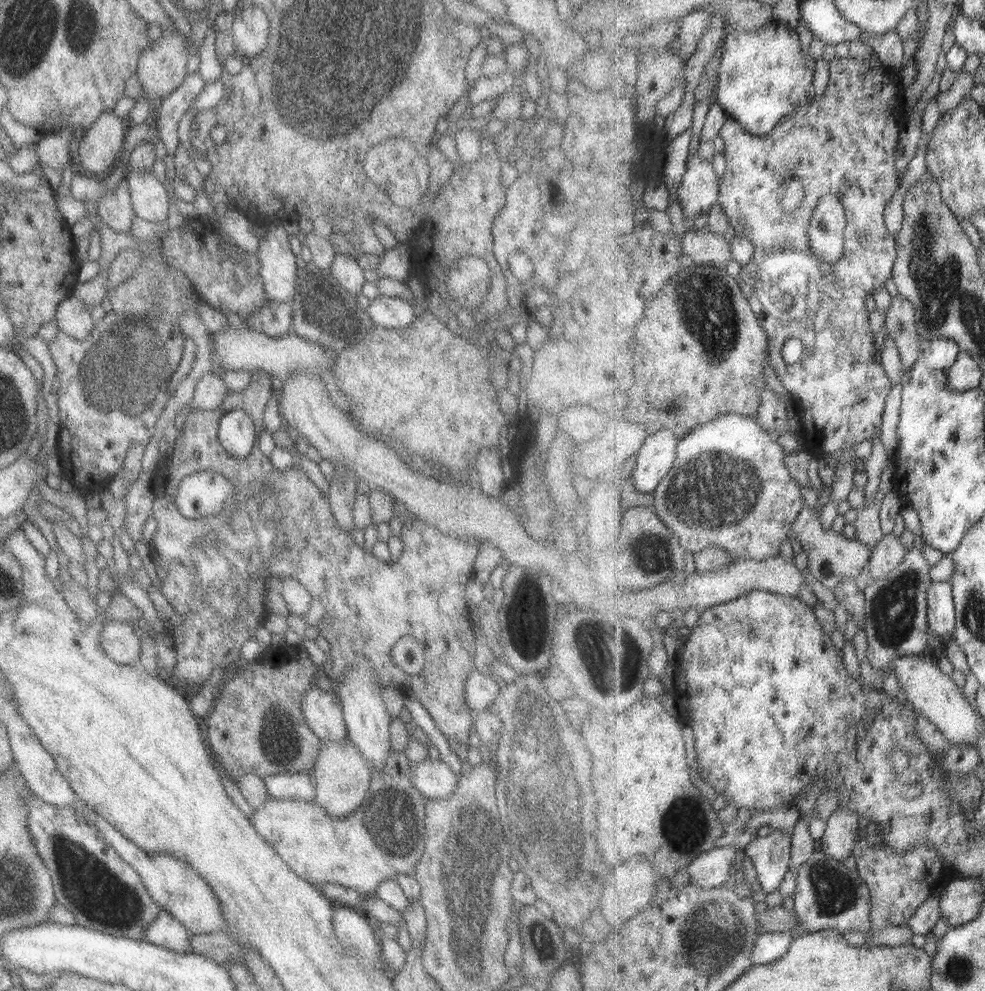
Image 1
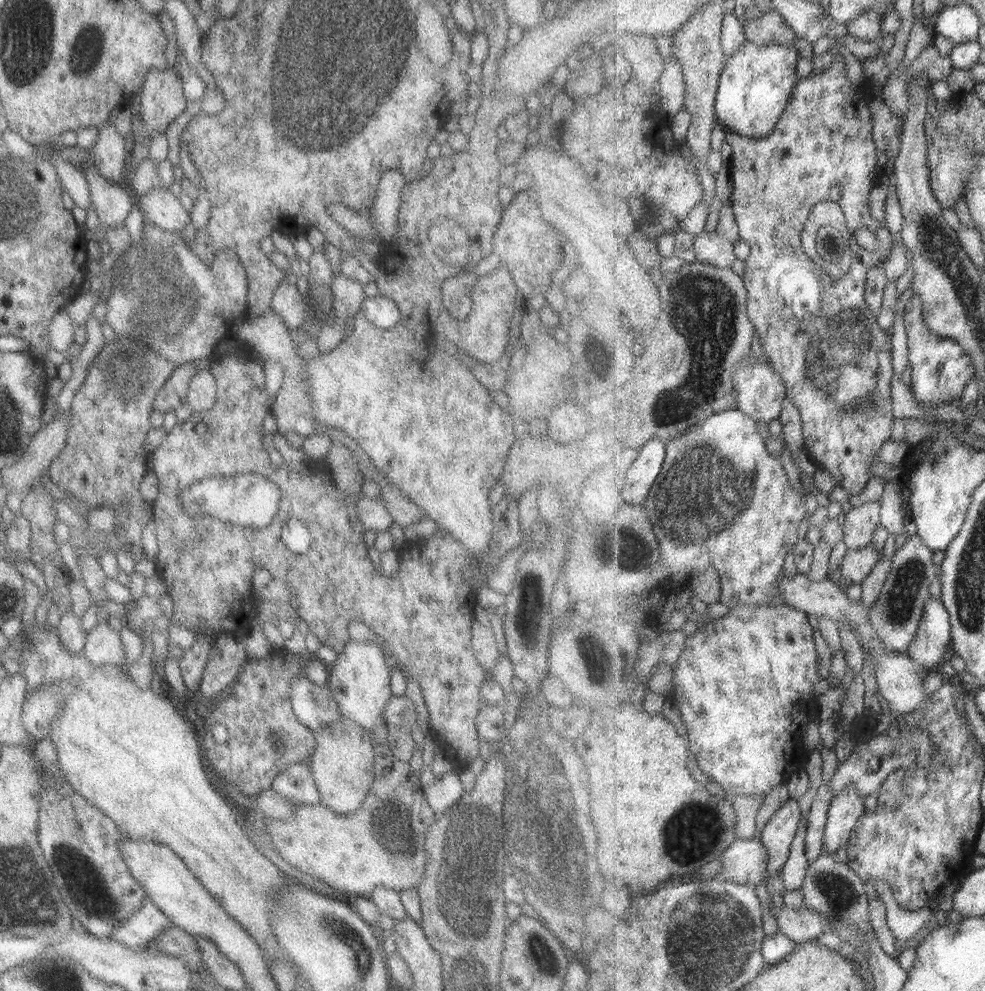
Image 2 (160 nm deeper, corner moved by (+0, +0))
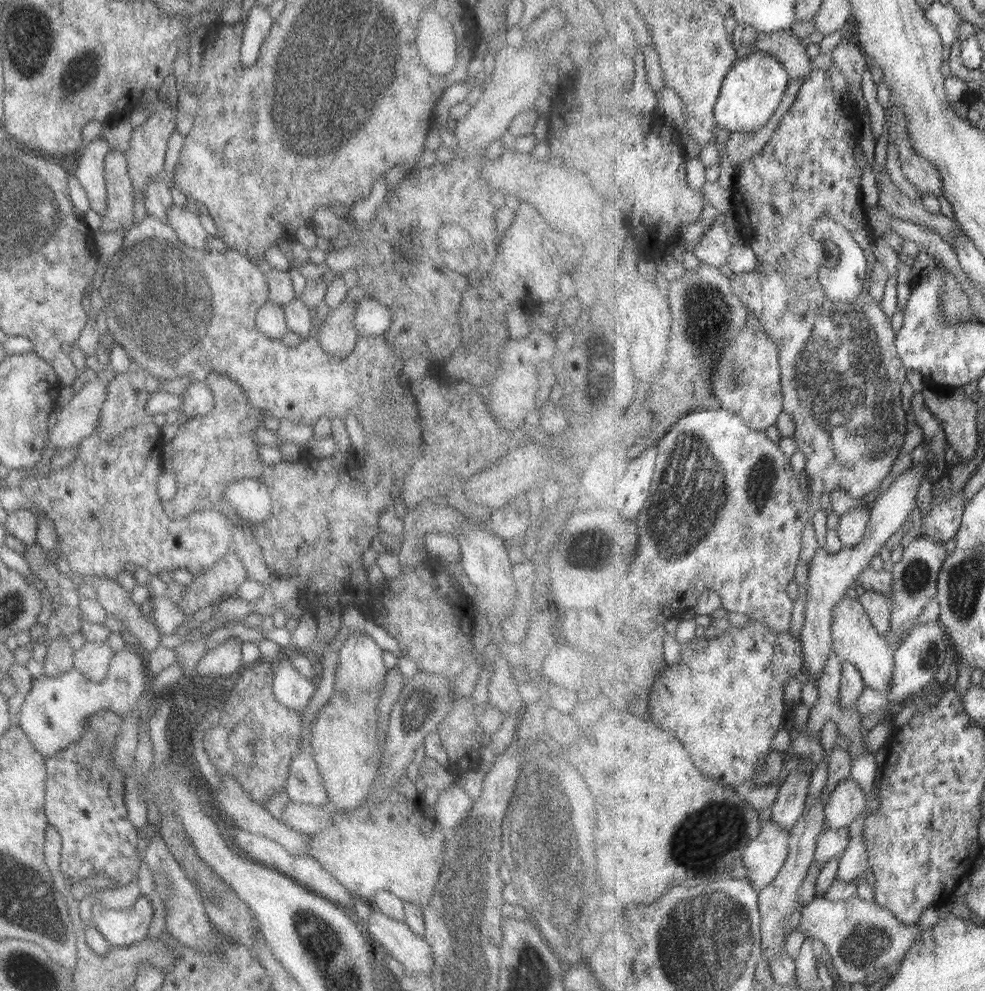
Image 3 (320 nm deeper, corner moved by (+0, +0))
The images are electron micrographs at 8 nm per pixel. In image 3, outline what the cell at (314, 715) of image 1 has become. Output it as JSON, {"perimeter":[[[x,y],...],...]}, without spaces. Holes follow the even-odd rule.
{"perimeter":[[[288,655],[273,668],[270,682],[270,693],[274,700],[303,718],[305,707],[315,692],[315,682],[301,676],[291,666]]]}

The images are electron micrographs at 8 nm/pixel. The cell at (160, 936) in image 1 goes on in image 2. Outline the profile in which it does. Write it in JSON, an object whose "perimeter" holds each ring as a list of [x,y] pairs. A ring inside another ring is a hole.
{"perimeter":[[[143,899],[140,909],[119,923],[109,939],[129,949],[142,949],[157,940],[169,925],[165,915],[149,899]]]}

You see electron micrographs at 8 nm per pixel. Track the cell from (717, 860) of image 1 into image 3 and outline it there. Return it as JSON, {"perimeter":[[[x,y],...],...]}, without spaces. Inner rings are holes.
{"perimeter":[[[770,818],[760,835],[742,852],[749,879],[761,891],[772,884],[788,859],[788,841],[792,831],[785,830]]]}

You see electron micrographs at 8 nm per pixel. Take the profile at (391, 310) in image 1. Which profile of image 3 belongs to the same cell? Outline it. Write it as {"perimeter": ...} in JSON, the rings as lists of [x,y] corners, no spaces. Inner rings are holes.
{"perimeter":[[[360,298],[355,303],[351,325],[356,336],[382,335],[391,322],[391,315],[385,306],[369,298]]]}

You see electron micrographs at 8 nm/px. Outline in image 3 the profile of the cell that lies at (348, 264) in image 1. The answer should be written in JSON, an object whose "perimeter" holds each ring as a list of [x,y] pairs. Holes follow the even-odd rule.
{"perimeter":[[[345,297],[335,310],[329,310],[314,336],[329,356],[345,358],[356,344],[356,332],[351,325],[355,302]]]}

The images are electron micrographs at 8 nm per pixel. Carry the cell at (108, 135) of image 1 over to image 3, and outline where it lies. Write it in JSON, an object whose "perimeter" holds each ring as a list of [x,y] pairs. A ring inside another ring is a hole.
{"perimeter":[[[110,151],[104,158],[105,212],[98,231],[109,233],[129,229],[133,224],[133,185],[128,176],[124,155]]]}

